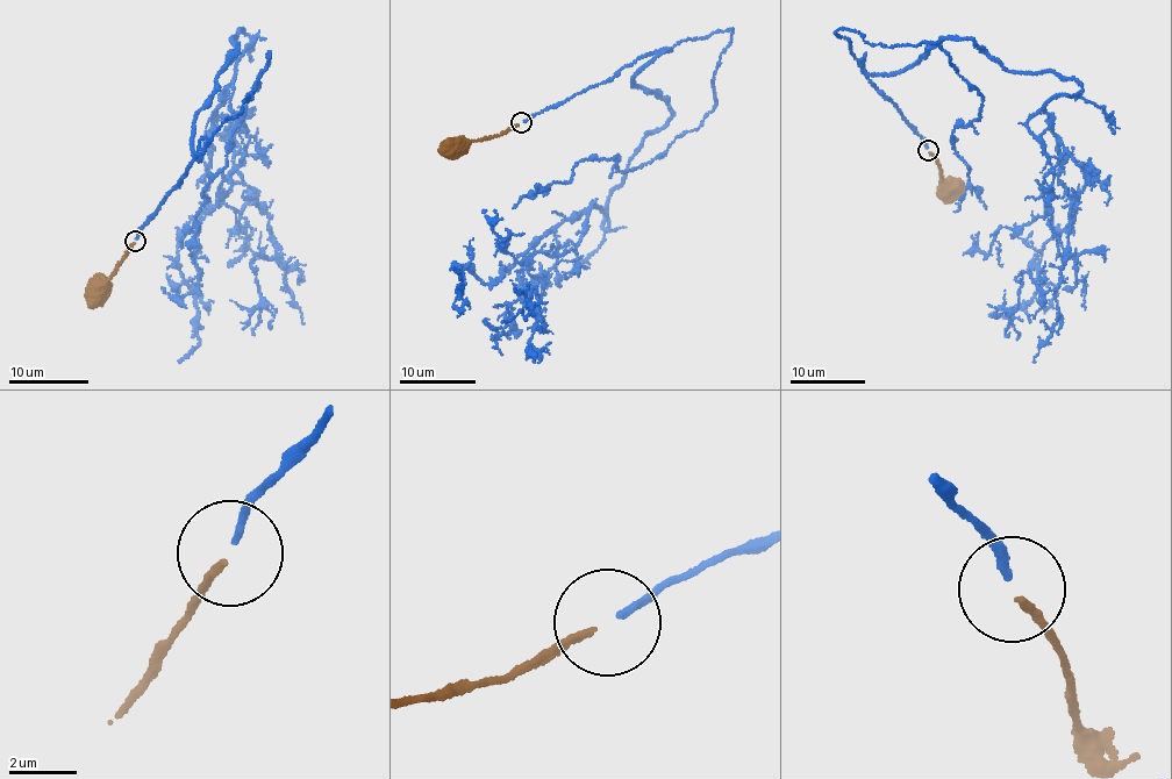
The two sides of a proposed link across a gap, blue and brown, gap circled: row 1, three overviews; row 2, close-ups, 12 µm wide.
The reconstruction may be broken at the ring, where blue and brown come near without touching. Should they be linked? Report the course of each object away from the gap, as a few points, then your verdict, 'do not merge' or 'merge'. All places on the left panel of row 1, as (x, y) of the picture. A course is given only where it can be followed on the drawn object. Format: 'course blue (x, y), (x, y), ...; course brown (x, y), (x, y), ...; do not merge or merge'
course blue (136, 237), (200, 157), (241, 29), (215, 114), (280, 252), (250, 261), (254, 335); course brown (134, 244), (102, 286); merge

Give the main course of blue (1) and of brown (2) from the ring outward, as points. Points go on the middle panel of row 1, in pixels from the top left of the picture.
1: (523, 121), (652, 55), (633, 80), (671, 118), (605, 229), (556, 228), (542, 326), (533, 288), (502, 322)
2: (519, 124), (499, 136), (459, 148)

